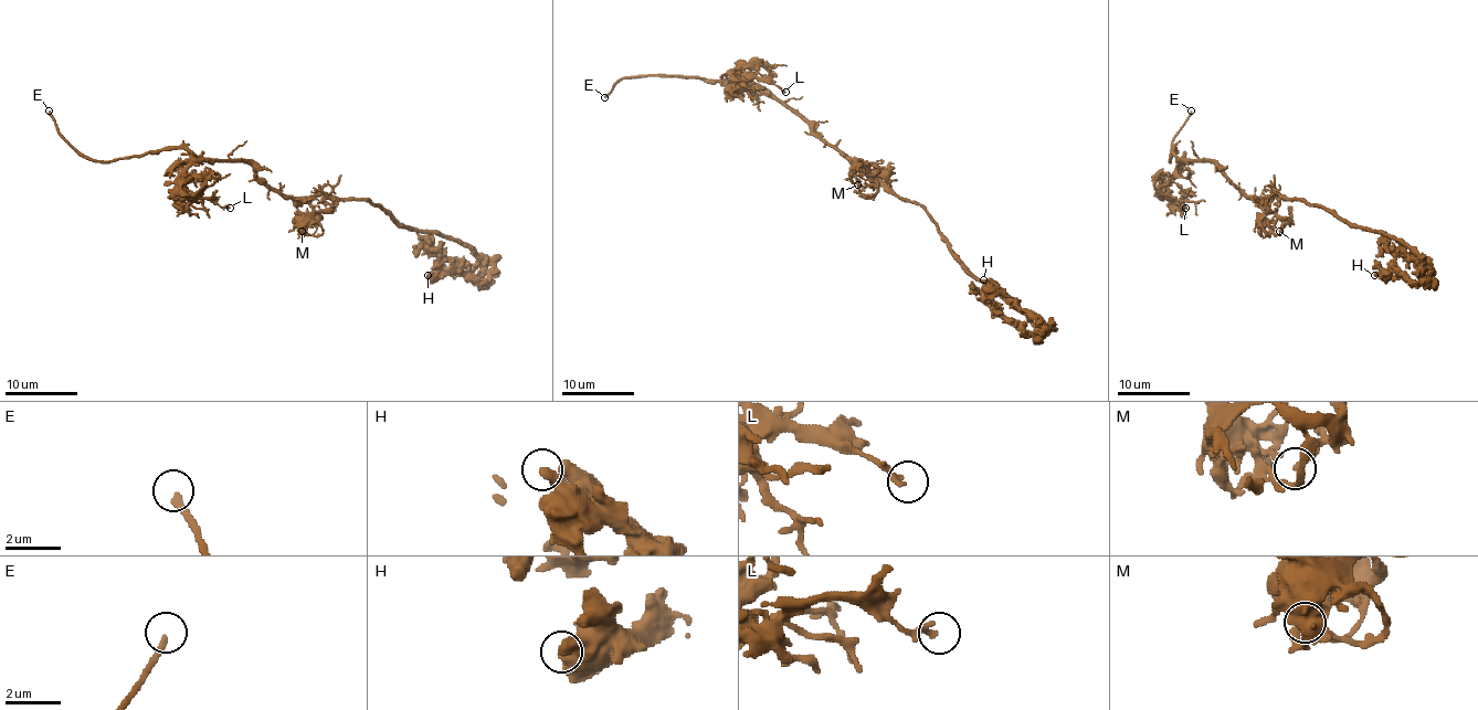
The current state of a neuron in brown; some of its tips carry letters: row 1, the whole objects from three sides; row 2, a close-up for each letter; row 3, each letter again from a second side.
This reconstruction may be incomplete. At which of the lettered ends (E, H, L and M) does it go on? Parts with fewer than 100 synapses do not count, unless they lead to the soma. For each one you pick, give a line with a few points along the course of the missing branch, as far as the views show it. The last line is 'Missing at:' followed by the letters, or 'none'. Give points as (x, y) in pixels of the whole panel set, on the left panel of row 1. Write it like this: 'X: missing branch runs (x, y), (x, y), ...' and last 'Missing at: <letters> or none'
Missing at: E

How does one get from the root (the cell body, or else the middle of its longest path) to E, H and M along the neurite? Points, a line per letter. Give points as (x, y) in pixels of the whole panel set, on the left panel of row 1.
E: (314, 194), (284, 197), (245, 162), (208, 162), (181, 148), (90, 160), (59, 131), (49, 110)
H: (314, 194), (368, 198), (400, 223), (457, 237), (486, 274), (483, 281), (452, 272), (428, 275)
M: (314, 194), (310, 208), (319, 218), (307, 222), (302, 231)

